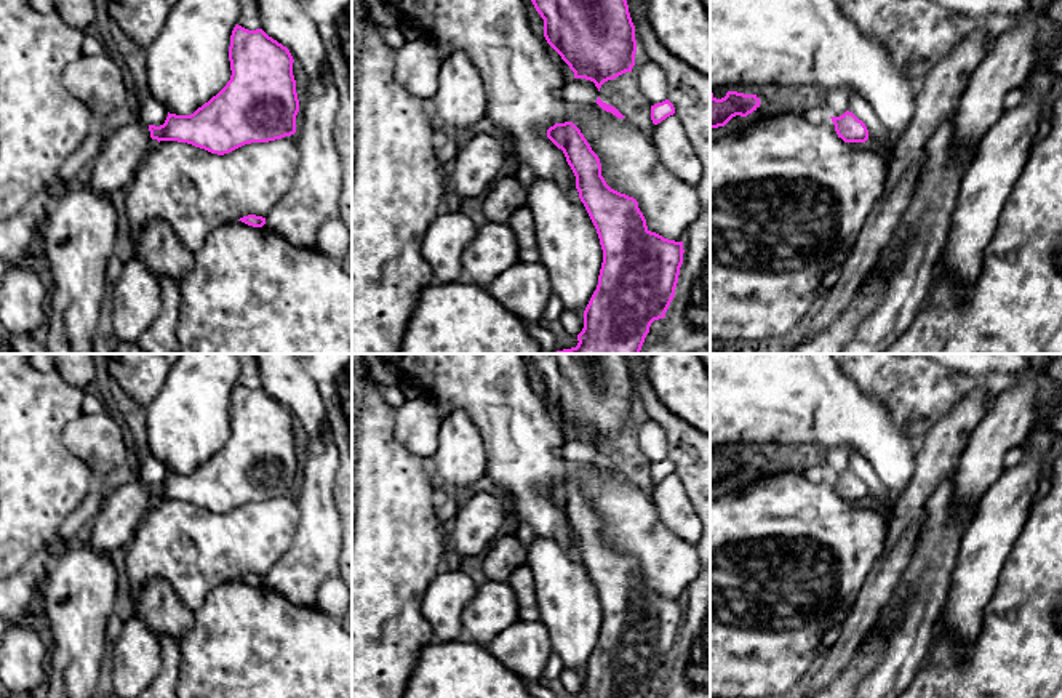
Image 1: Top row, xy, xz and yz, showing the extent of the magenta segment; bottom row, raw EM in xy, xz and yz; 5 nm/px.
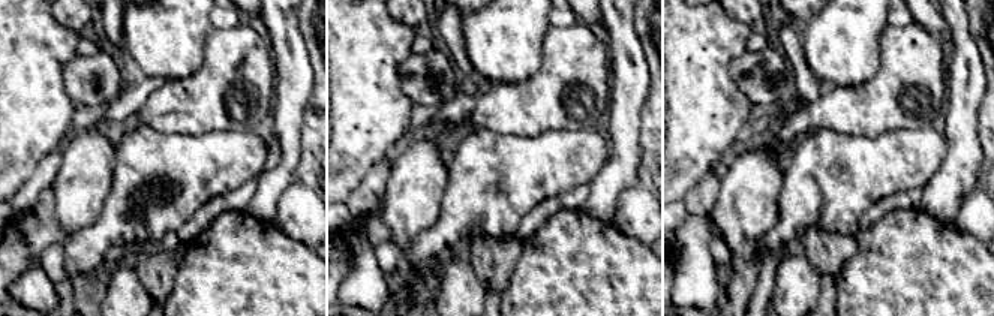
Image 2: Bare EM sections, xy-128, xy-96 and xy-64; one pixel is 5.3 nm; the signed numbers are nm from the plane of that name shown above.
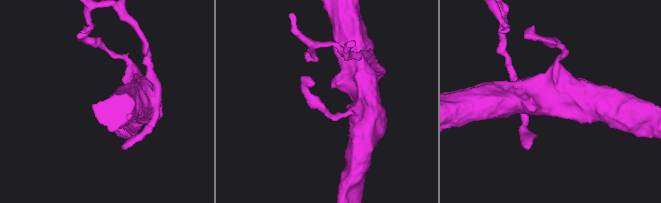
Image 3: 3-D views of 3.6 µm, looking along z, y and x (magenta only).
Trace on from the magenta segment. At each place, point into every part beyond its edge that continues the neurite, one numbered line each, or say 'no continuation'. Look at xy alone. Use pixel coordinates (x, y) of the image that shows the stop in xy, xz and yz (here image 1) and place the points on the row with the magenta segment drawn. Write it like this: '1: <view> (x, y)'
1: xy (115, 165)

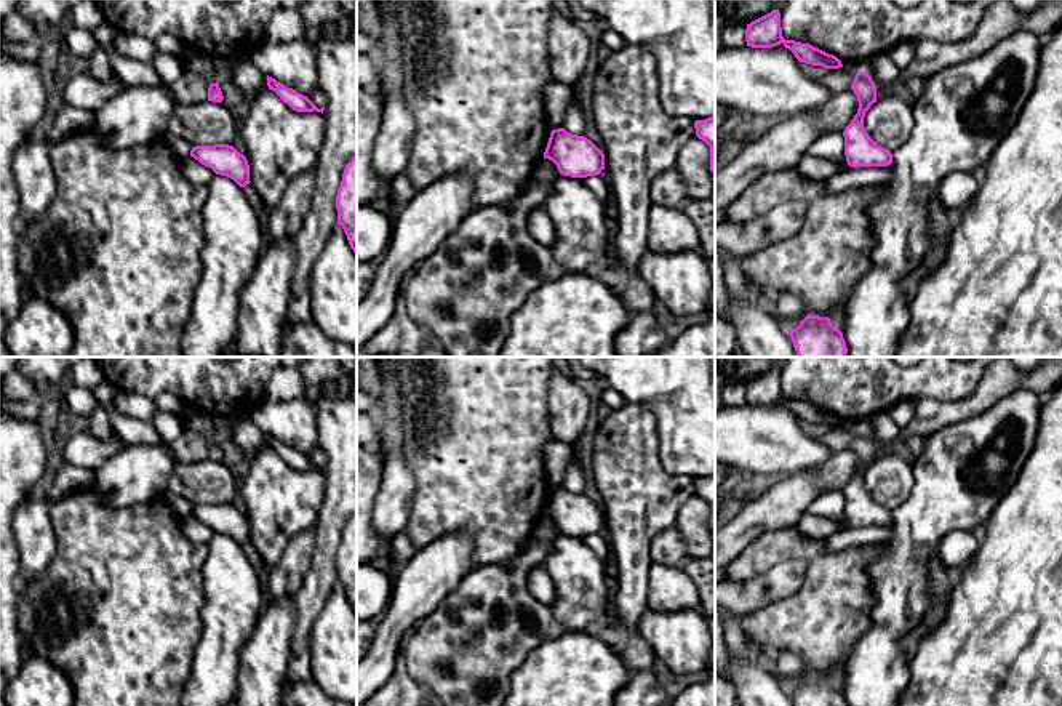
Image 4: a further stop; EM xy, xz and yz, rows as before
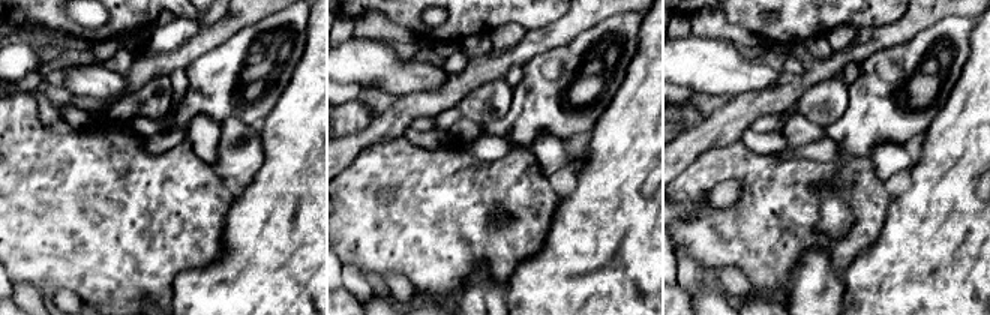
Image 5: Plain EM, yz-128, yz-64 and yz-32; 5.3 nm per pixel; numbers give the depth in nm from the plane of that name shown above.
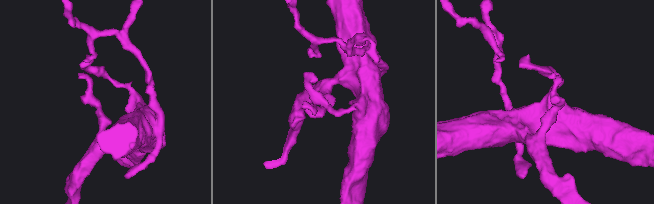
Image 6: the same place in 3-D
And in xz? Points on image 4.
no continuation

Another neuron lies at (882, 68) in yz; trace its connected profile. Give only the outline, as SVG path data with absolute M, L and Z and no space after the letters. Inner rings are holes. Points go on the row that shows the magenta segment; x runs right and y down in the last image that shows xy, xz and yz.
M880 53L870 58L870 61L865 66L865 72L875 80L889 85L892 94L905 101L910 107L916 104L918 98L915 98L907 88L907 85L899 80L900 69L892 61L889 53Z

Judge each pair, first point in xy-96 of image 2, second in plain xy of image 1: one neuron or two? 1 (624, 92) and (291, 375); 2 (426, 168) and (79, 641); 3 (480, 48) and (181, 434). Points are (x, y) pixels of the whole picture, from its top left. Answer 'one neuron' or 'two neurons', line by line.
1: two neurons
2: one neuron
3: one neuron

